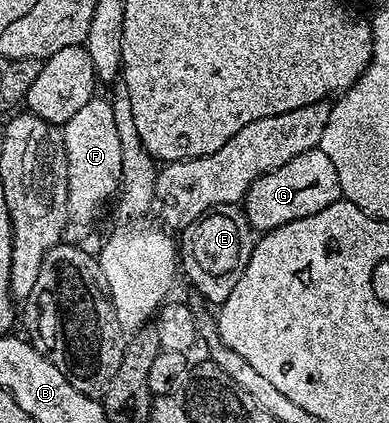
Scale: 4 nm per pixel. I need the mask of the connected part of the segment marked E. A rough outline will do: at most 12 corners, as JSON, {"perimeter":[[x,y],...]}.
{"perimeter":[[238,204],[182,230],[181,269],[215,307],[255,250]]}

